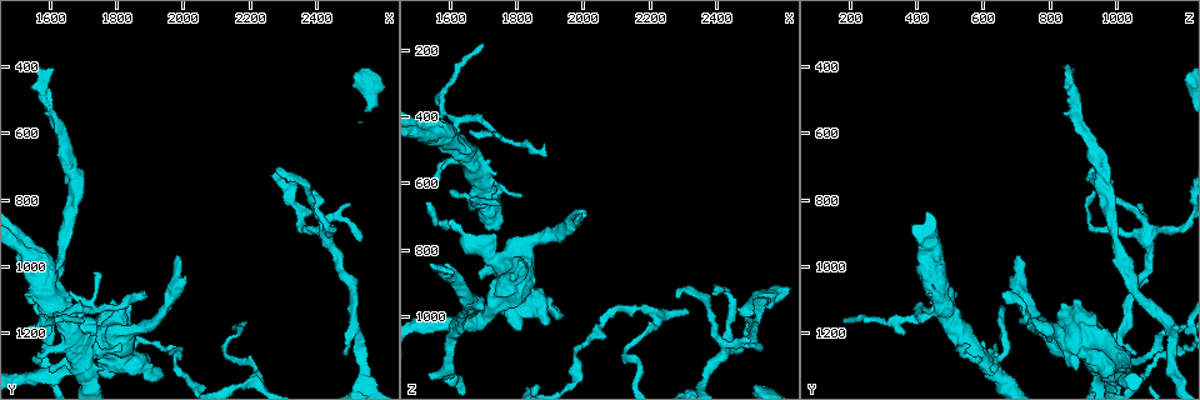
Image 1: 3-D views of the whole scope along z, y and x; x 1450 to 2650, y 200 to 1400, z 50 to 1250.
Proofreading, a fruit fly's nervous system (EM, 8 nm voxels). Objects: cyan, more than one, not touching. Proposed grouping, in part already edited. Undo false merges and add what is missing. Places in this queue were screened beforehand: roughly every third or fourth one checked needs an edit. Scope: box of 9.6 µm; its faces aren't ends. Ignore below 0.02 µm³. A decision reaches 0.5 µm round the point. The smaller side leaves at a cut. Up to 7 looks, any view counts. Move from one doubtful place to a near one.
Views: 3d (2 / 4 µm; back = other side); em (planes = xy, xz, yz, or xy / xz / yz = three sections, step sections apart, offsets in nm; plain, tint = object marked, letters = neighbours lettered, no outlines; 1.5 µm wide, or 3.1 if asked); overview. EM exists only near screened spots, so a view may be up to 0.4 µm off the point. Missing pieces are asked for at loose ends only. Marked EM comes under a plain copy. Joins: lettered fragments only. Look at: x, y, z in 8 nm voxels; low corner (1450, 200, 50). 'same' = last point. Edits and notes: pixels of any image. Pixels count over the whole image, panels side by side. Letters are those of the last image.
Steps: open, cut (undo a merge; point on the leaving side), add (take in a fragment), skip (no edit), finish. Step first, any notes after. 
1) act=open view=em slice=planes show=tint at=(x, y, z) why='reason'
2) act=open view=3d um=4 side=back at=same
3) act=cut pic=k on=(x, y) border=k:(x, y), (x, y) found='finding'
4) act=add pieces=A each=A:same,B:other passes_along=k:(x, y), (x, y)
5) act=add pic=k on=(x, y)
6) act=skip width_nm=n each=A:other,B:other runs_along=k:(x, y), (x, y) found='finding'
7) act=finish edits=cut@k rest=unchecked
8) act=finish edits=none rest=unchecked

act=open view=em slice=planes show=letters at=(2510, 820, 1080) why='an open end'

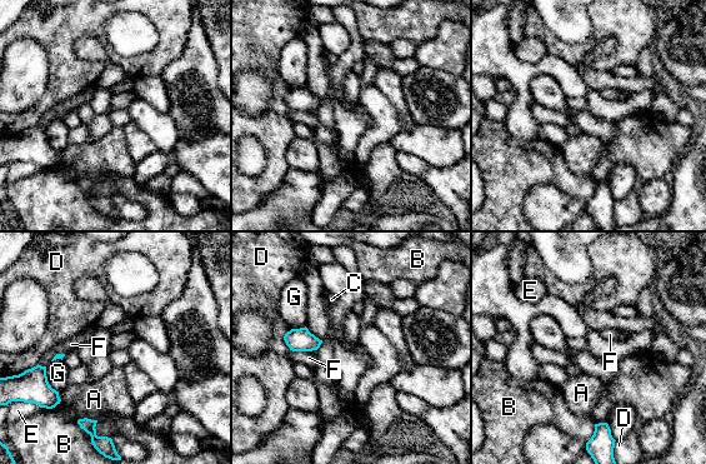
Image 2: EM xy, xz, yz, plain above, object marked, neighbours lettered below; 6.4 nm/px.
act=skip each=A:other,B:other,C:other,D:other,E:other,F:other,G:other border=2:(290, 349), (311, 352) found='no lettered fragment goes on from it'

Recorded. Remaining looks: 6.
act=open view=3d um=4 at=(2550, 1320, 950) why='thick turns thin'

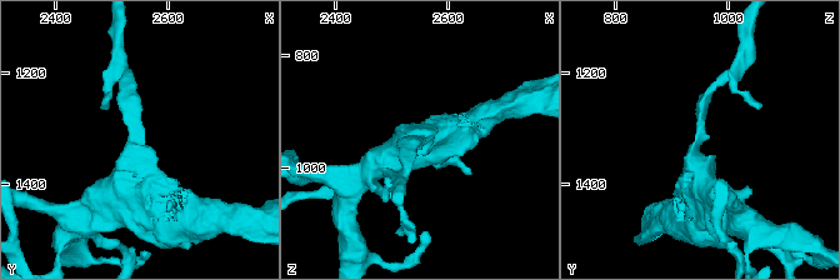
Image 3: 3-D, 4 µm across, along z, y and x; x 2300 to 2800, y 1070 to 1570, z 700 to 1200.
act=open view=em slice=yz step=8 show=letters at=(2550, 1325, 945) why='now the EM'

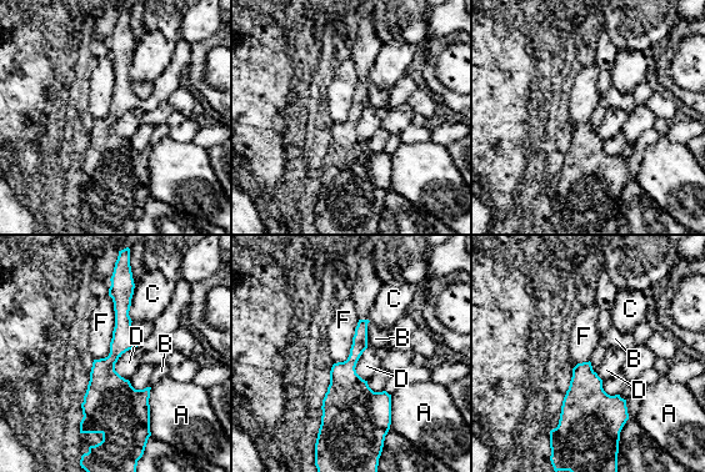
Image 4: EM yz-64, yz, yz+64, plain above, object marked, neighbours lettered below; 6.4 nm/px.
act=skip width_nm=100 each=A:other,B:other,C:other,D:other,F:other border=4:(109, 295), (110, 352), (94, 360) found='one neuron here'

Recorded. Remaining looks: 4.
act=open view=3d um=2 at=(1980, 960, 710) why='end of a long branch'

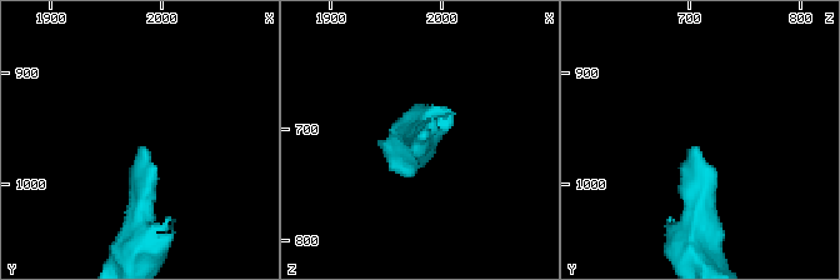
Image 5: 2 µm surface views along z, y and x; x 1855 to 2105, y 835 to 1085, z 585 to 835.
act=open view=em slice=xy step=8 show=letters at=(1980, 964, 708) why='need the tissue'

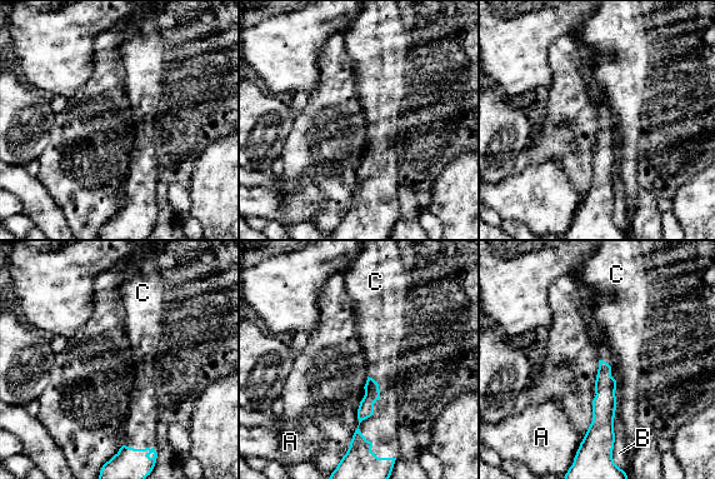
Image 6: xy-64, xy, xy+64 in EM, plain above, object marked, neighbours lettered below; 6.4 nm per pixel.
act=open view=em slice=planes show=letters at=same

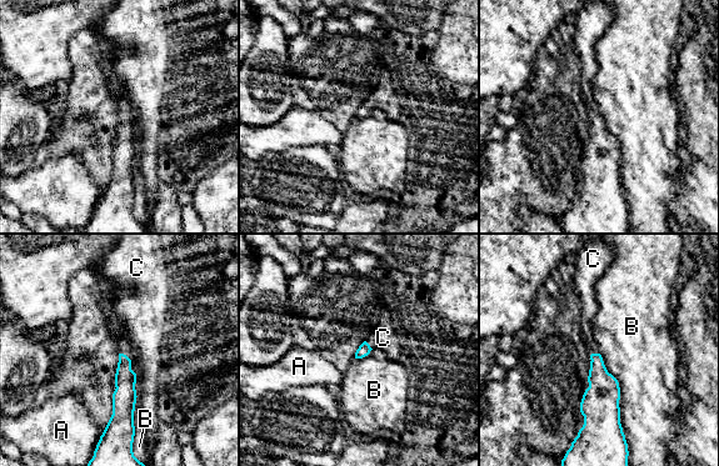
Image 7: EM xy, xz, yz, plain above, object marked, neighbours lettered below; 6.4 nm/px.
act=add pieces=C each=A:other,B:other,C:same found='the neuron continues'

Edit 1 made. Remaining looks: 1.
act=finish edits=add@7 rest=unchecked

